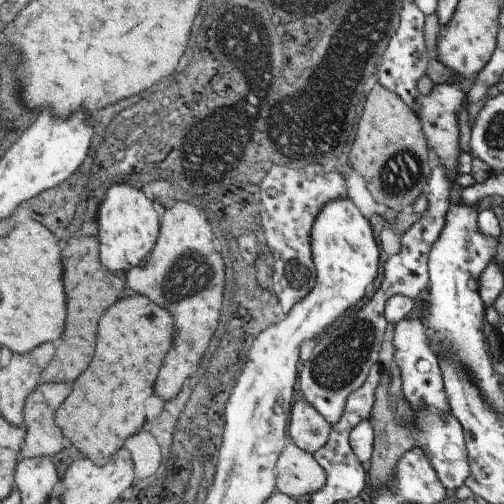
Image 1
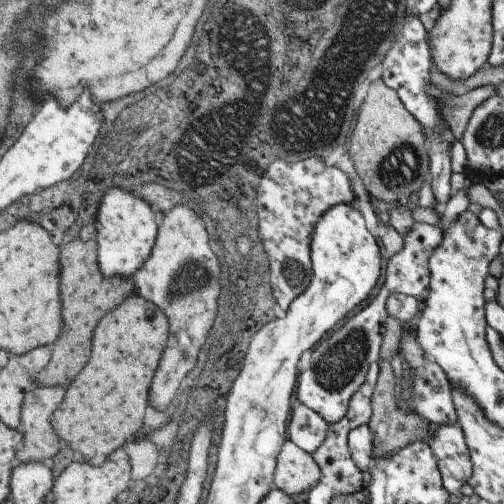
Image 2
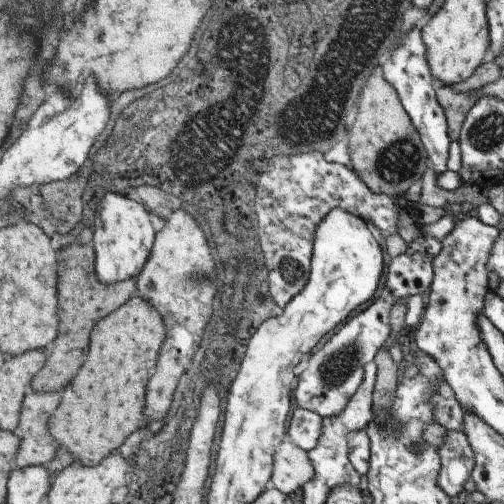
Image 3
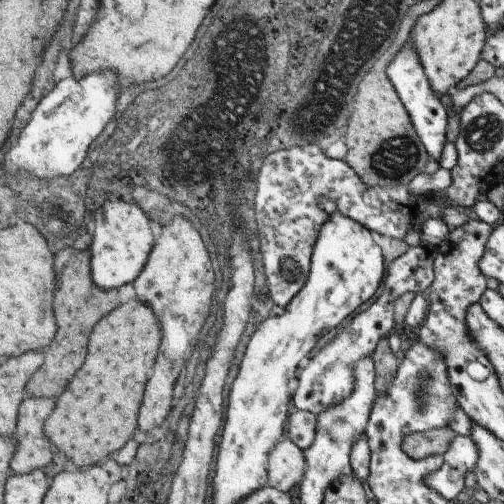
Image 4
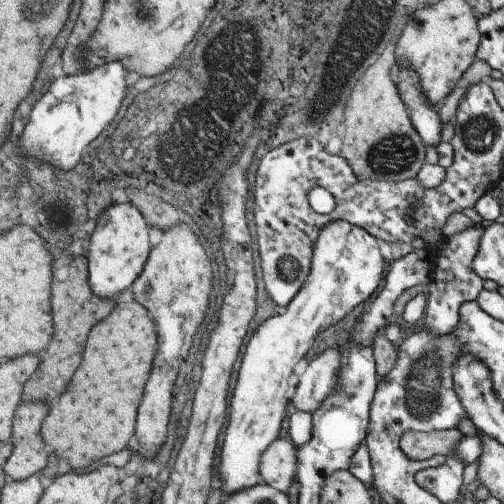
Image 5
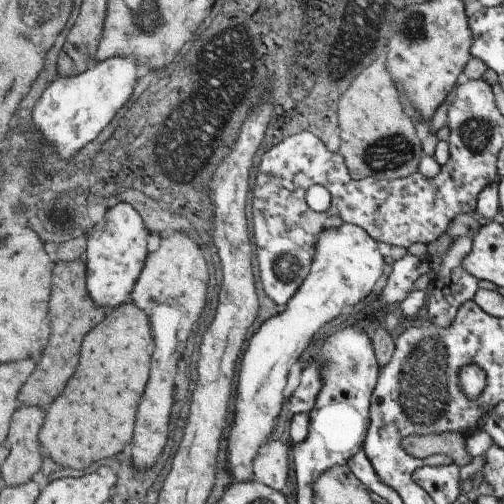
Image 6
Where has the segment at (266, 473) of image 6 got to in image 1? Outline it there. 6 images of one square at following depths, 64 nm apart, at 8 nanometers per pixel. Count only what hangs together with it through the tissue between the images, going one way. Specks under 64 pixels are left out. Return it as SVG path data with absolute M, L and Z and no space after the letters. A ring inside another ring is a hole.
M289 444L277 464L277 490L287 496L303 496L317 492L327 480L325 470L313 454L307 454L297 444Z

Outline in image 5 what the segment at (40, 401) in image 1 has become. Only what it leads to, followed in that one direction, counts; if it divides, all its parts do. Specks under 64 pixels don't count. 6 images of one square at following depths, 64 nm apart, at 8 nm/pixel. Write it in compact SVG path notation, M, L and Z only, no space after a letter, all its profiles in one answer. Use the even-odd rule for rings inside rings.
M29 402L21 404L15 416L13 426L13 456L9 464L5 464L5 472L9 480L23 482L29 480L33 474L41 474L47 466L49 452L45 452L45 442L41 436L43 420L49 414L49 406L43 402Z

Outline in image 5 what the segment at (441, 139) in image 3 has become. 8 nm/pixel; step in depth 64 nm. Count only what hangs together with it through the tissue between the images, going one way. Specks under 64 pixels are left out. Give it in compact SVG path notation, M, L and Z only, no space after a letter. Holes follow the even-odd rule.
M393 66L391 78L397 84L399 96L403 98L403 102L411 108L411 122L413 122L417 134L423 138L425 146L427 144L437 146L439 130L441 130L441 124L437 120L437 108L439 106L435 106L435 108L427 106L427 102L423 100L423 94L419 92L419 80L409 68L395 70L395 66Z

